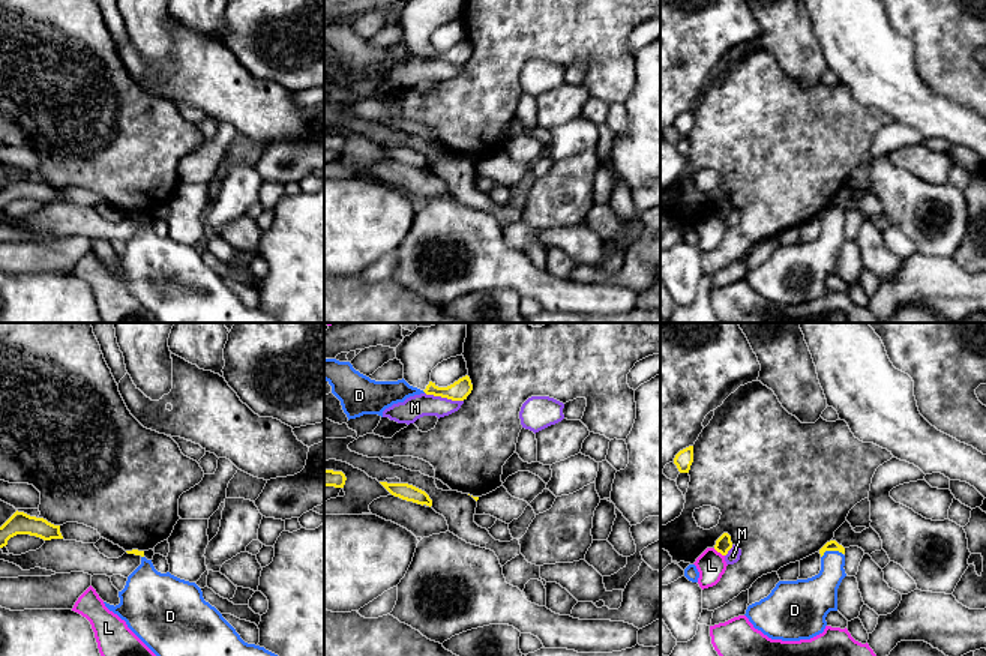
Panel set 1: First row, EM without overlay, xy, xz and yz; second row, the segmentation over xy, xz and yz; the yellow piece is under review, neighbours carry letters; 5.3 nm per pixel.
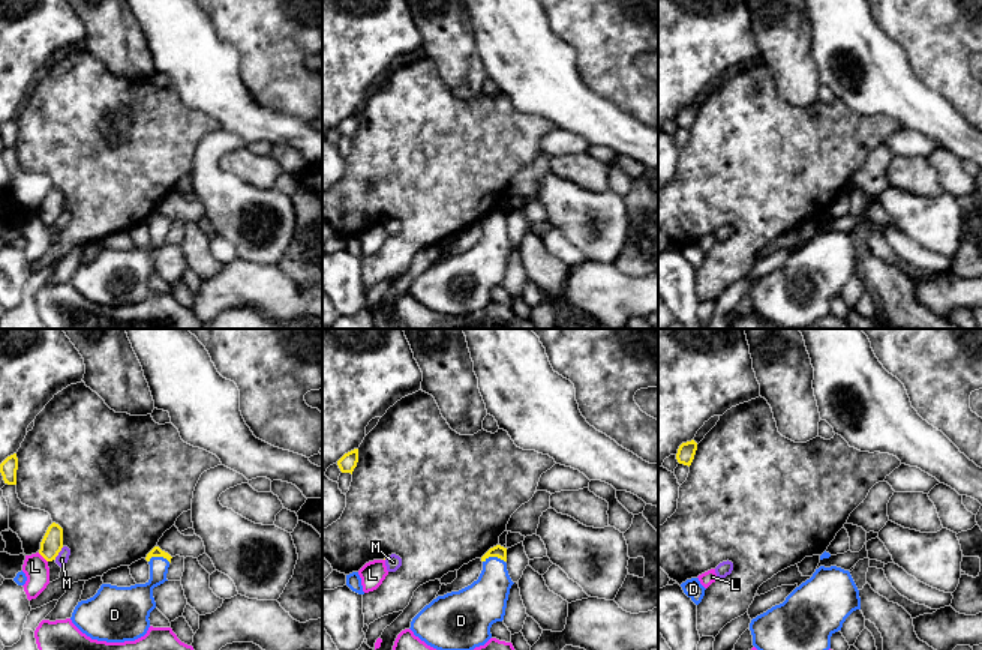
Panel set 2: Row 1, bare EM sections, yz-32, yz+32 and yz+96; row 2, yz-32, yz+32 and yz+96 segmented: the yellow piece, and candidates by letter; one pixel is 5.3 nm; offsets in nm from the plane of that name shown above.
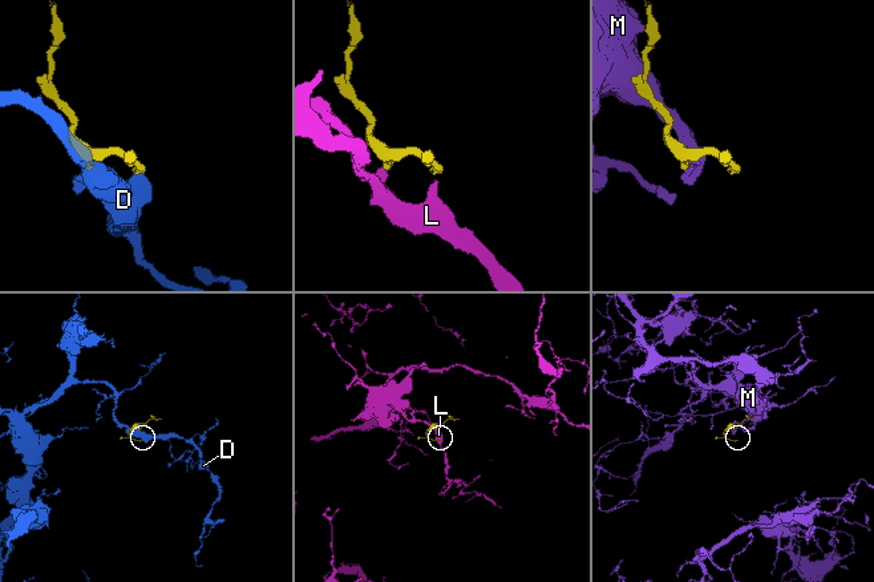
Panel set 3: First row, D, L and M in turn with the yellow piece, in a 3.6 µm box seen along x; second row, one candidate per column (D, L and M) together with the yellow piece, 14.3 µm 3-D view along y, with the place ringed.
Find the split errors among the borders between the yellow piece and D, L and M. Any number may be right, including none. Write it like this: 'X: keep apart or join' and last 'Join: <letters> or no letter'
D: join
L: keep apart
M: keep apart
Join: D

